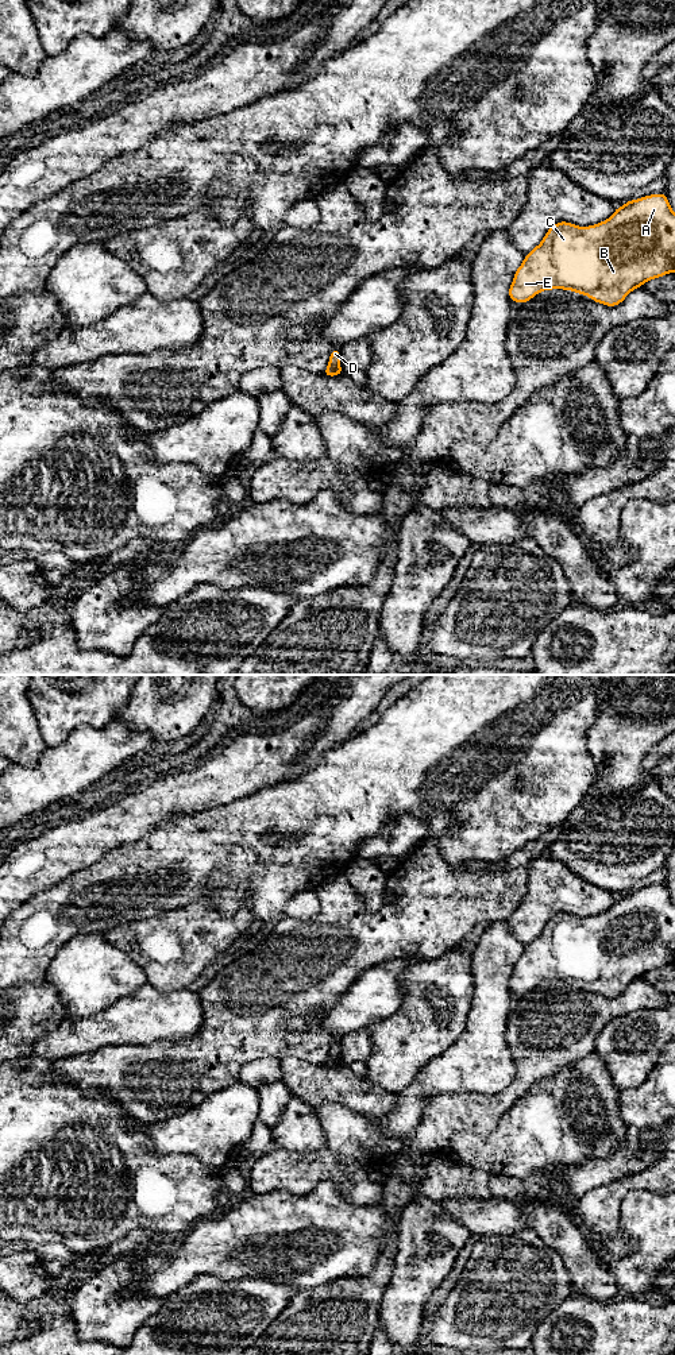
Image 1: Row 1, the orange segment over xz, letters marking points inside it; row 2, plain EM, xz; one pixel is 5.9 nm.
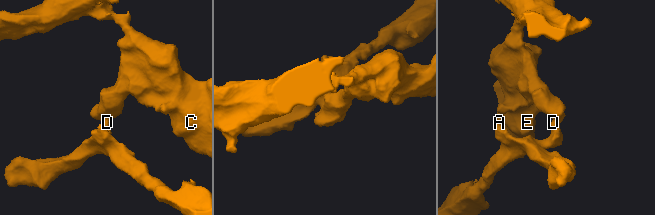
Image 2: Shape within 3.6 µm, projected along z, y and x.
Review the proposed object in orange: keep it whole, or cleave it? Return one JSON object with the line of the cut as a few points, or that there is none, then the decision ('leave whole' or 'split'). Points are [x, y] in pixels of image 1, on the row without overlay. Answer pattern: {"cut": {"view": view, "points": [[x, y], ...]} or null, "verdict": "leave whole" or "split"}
{"cut": {"view": "xz", "points": [[328, 1056], [339, 1057]]}, "verdict": "split"}

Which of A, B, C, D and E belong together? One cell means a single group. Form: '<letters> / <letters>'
A B C E / D

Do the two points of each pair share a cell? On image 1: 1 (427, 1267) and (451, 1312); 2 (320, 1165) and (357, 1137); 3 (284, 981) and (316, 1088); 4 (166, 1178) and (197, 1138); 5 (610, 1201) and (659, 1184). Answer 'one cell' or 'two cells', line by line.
1: two cells
2: two cells
3: two cells
4: two cells
5: one cell

